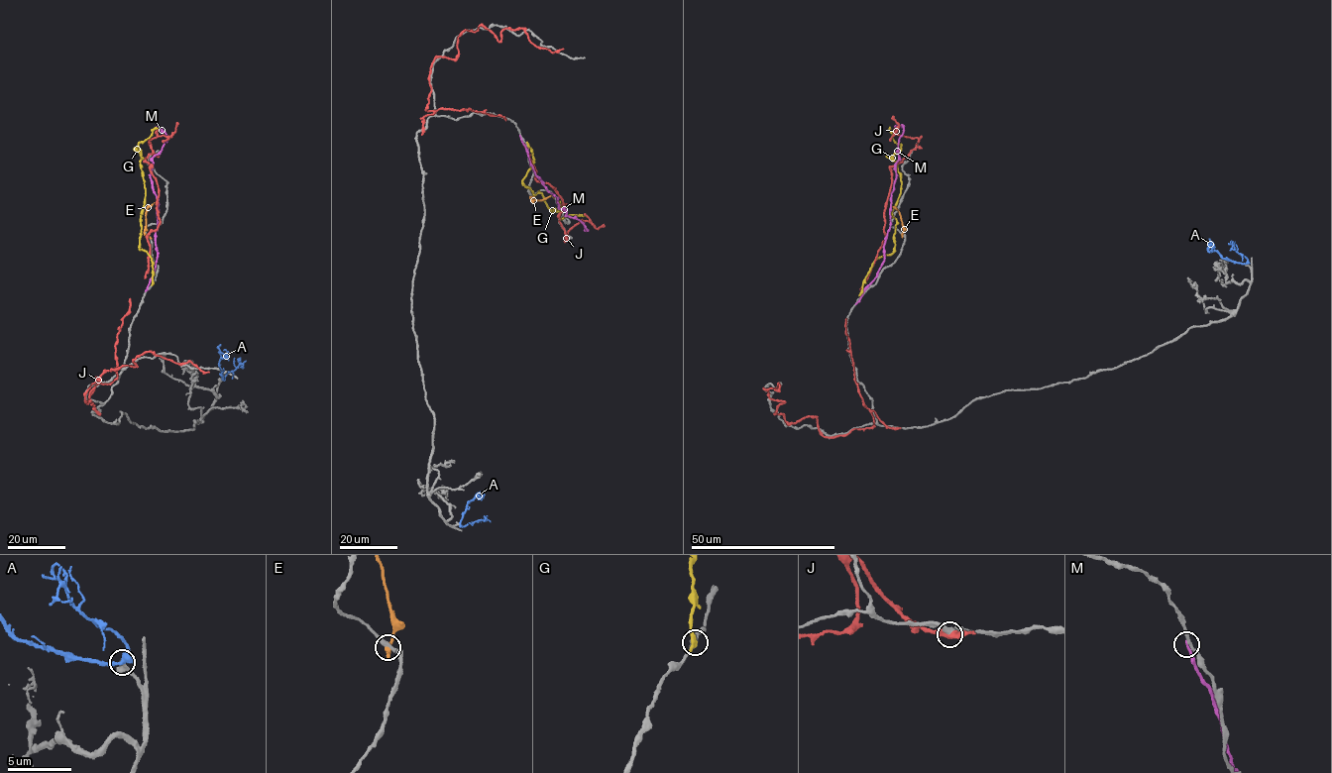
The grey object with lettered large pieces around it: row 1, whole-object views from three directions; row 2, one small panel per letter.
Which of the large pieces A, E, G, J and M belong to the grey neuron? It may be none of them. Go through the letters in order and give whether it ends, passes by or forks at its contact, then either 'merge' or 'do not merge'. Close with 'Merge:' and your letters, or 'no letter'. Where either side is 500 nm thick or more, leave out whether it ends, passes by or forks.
A: it passes by; do not merge
E: it passes by; do not merge
G: it passes by; do not merge
J: it passes by; do not merge
M: it ends there; do not merge
Merge: no letter

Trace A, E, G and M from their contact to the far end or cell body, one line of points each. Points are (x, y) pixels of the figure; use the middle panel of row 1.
A: (459, 524), (468, 501), (481, 494)
E: (531, 196), (540, 200), (553, 197)
G: (528, 146), (534, 163), (524, 185), (542, 194), (551, 210), (561, 208), (560, 218), (587, 217)
M: (519, 136), (535, 174), (558, 198), (560, 208), (584, 224), (588, 231), (583, 221)

